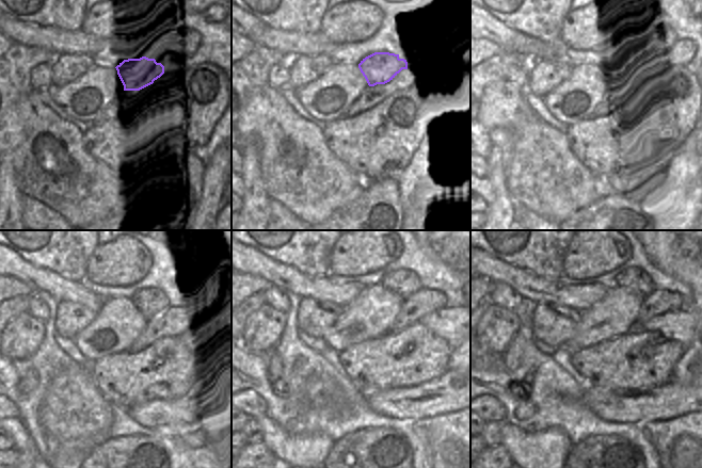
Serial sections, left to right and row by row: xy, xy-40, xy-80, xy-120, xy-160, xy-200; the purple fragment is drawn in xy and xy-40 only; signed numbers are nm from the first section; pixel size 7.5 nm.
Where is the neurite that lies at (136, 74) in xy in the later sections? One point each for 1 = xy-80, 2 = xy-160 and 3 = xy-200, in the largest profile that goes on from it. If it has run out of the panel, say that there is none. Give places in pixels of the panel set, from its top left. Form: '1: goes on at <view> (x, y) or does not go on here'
1: goes on at xy-80 (622, 66)
2: goes on at xy-160 (403, 283)
3: goes on at xy-200 (635, 278)

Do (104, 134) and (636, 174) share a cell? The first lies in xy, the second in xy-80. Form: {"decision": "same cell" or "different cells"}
{"decision": "different cells"}

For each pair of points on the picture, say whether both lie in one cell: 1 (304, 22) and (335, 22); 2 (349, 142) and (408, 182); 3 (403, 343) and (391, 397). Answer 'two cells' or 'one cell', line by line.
1: two cells
2: two cells
3: two cells

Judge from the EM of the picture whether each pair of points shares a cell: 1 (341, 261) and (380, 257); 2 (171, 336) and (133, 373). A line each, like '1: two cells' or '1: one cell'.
1: one cell
2: one cell

